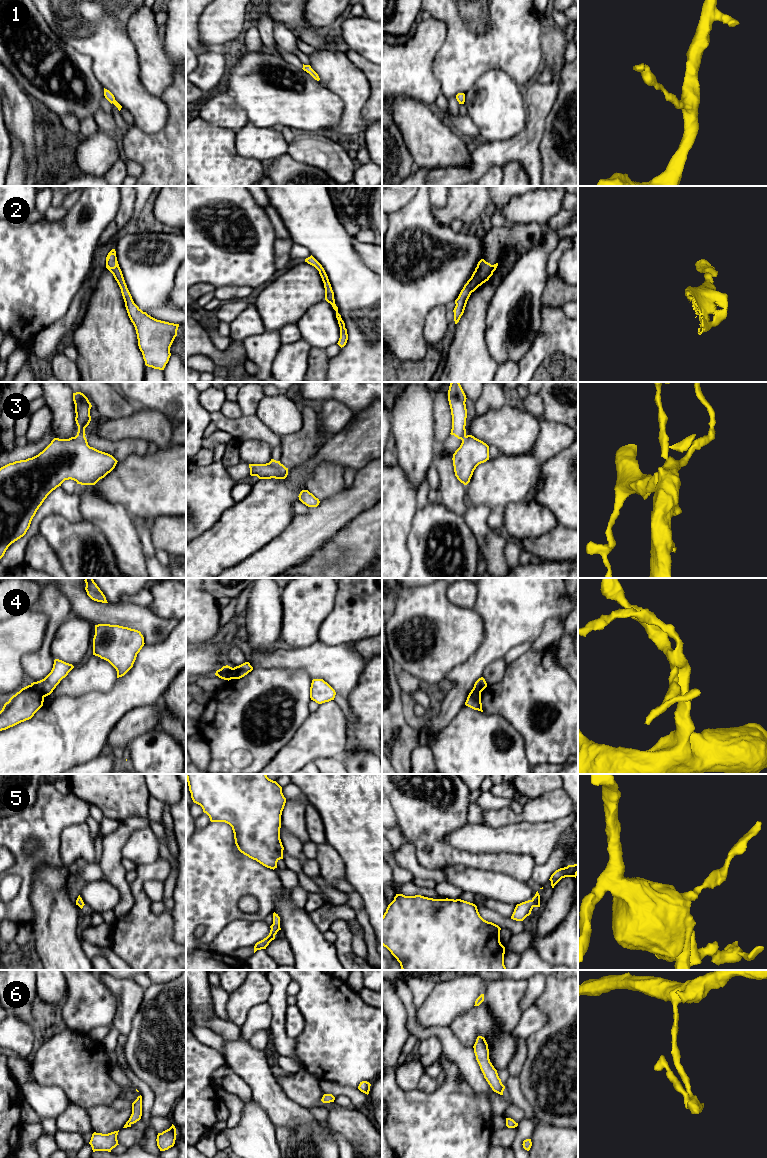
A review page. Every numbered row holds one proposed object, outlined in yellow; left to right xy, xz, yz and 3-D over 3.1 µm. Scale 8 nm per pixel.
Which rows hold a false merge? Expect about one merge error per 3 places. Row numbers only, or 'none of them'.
3, 4

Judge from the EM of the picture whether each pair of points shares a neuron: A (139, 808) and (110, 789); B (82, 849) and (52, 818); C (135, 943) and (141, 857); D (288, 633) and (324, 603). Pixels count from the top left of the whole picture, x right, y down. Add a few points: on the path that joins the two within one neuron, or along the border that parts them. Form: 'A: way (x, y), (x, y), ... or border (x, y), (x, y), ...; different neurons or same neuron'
A: way (132, 801), (117, 789); same neuron
B: border (85, 821), (69, 824), (62, 830), (59, 852); different neurons
C: border (160, 856), (150, 863), (137, 866); different neurons
D: way (297, 624), (315, 606); same neuron

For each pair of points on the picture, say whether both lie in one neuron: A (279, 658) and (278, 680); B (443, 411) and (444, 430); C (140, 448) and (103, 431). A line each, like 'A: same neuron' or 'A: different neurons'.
A: different neurons
B: same neuron
C: different neurons

